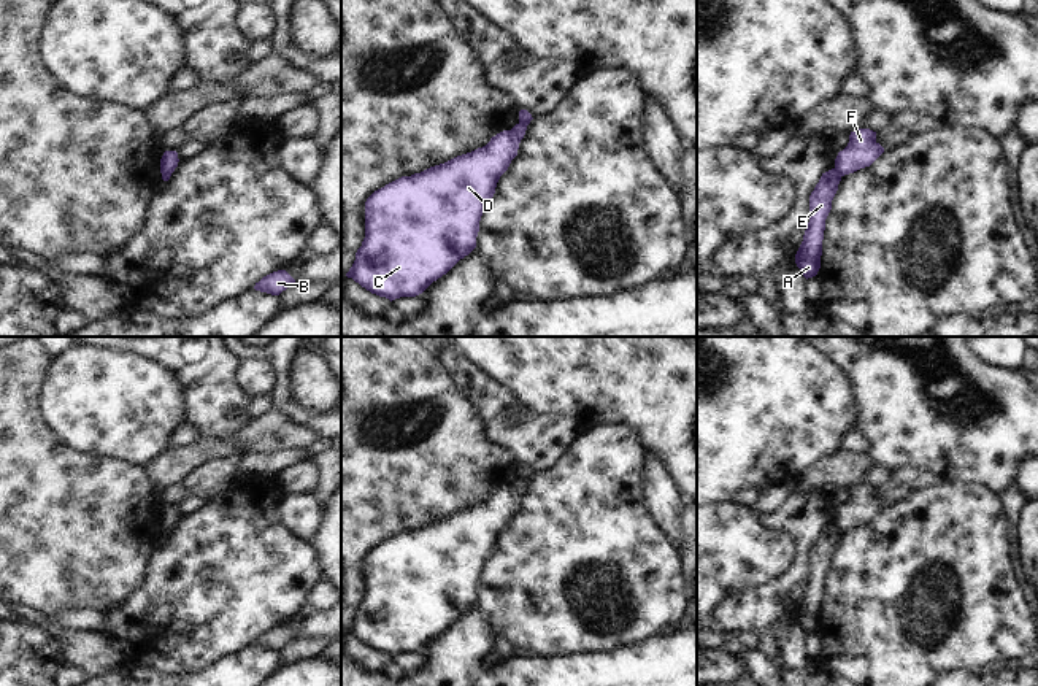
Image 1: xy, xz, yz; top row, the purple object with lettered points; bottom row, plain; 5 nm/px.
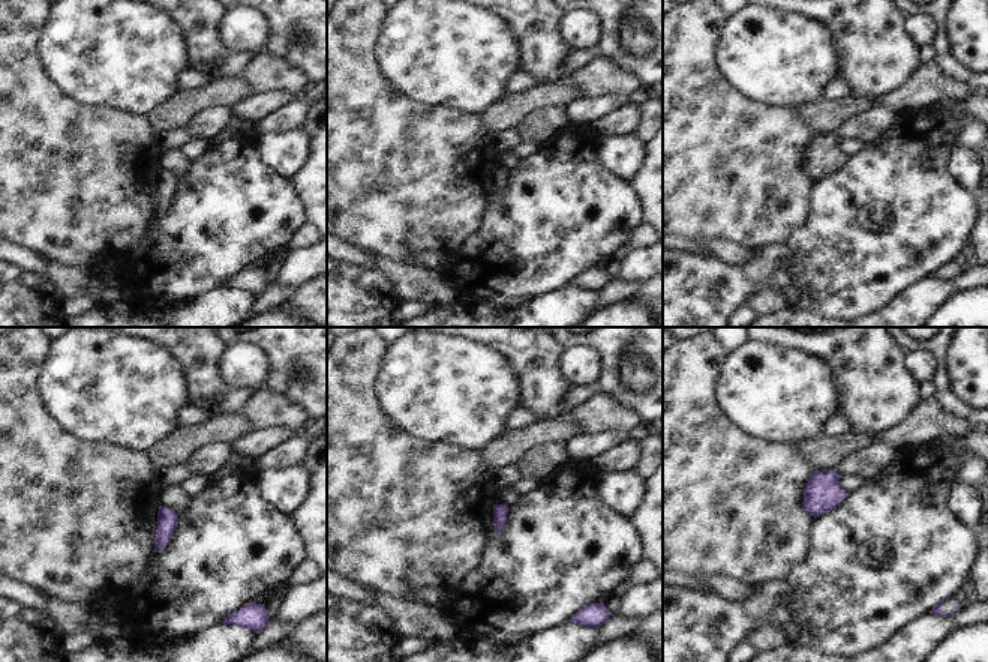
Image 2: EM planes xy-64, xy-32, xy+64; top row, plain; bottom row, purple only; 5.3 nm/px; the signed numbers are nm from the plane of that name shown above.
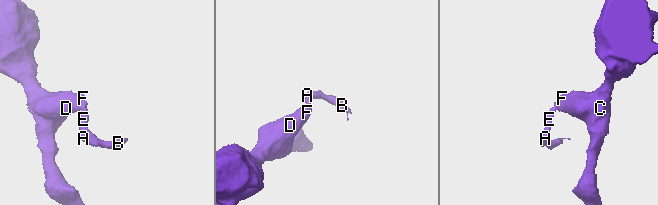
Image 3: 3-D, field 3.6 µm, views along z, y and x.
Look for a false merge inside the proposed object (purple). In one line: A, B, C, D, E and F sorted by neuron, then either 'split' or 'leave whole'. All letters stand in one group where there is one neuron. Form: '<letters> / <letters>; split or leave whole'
A B E / C D F; split

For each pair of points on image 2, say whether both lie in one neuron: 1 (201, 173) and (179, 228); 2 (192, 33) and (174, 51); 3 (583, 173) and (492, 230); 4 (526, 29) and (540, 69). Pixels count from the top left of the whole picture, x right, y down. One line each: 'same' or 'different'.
1: same
2: different
3: same
4: same

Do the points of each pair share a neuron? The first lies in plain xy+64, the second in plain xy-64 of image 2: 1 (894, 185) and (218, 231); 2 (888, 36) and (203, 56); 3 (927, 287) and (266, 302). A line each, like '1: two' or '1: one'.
1: one
2: one
3: two

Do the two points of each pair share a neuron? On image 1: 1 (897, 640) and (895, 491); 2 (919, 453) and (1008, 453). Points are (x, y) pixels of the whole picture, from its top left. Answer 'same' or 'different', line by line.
1: different
2: same

